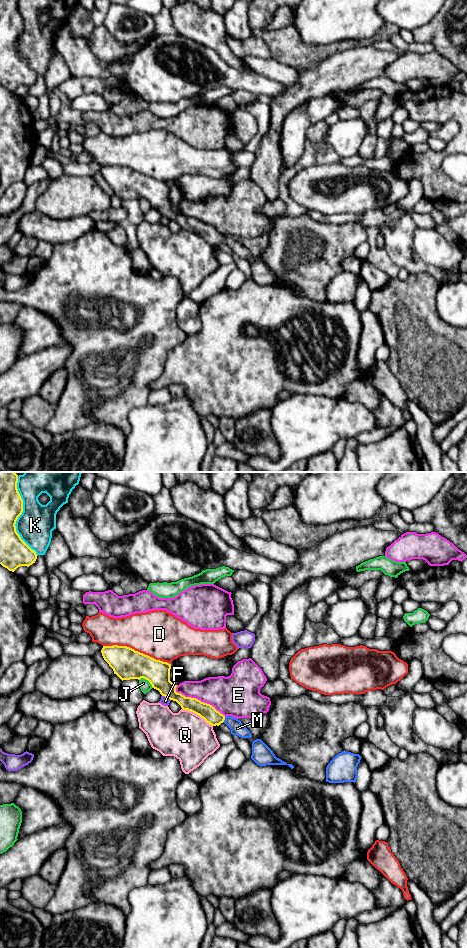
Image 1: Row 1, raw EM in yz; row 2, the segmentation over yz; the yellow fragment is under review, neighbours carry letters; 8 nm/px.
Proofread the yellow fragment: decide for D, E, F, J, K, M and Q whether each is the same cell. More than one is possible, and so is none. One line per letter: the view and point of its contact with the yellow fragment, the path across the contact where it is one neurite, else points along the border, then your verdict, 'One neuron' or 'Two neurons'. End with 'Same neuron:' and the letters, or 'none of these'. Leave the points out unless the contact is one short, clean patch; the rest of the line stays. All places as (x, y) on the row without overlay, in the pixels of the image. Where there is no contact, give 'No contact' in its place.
D: Touches yellow at yz (137, 171). Two neurons
E: Touches yellow at yz (197, 219). Two neurons
F: Touches yellow at yz (166, 216). Two neurons
J: Touches yellow at yz (147, 199). Two neurons
K: Touches yellow at yz (17, 38). Two neurons
M: Touches yellow at yz (224, 239). Path across: yz (206, 231), (215, 238), (224, 239), (229, 240), (237, 248). One neuron
Q: Touches yellow at yz (197, 234). Two neurons
Same neuron: M

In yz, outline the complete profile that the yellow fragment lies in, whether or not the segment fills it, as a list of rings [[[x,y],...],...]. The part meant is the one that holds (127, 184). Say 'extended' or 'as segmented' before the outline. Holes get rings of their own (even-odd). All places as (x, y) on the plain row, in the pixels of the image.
extended; [[[103,166],[101,173],[114,194],[122,201],[144,198],[162,216],[176,221],[183,230],[199,235],[210,245],[219,246],[224,242],[230,248],[232,255],[241,258],[252,257],[250,251],[237,238],[224,236],[210,224],[177,213],[177,205],[170,201],[171,184],[156,180],[127,166]]]

